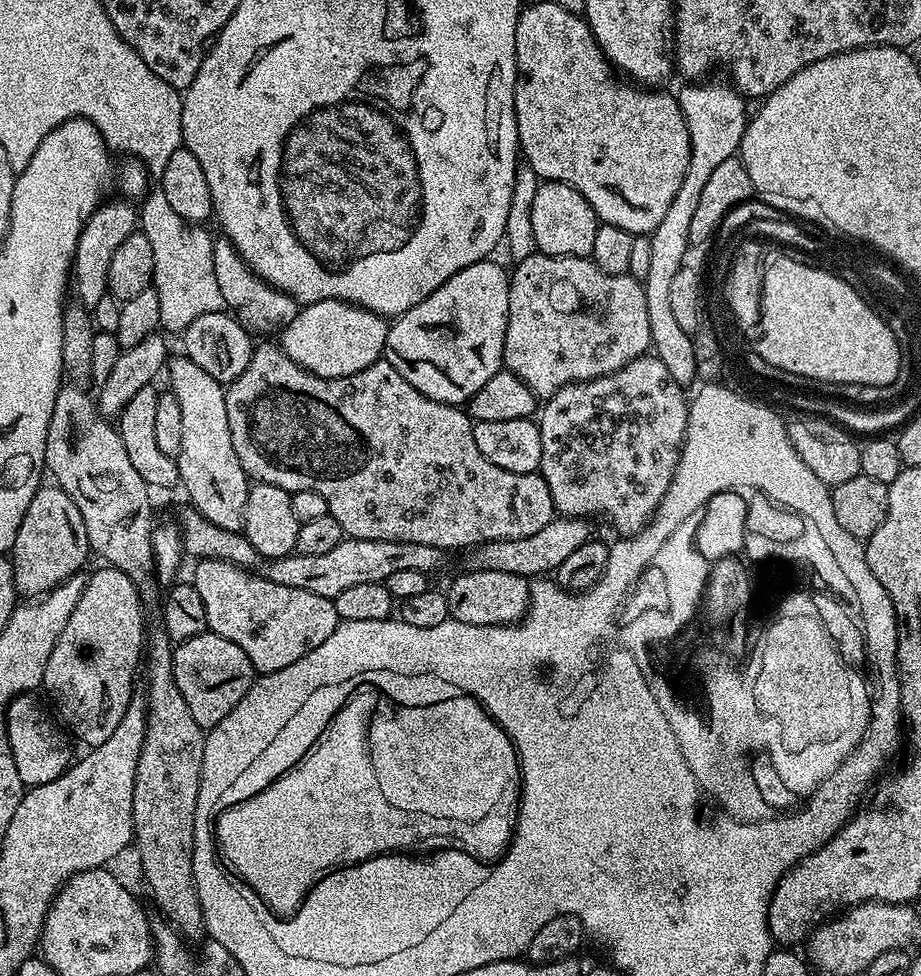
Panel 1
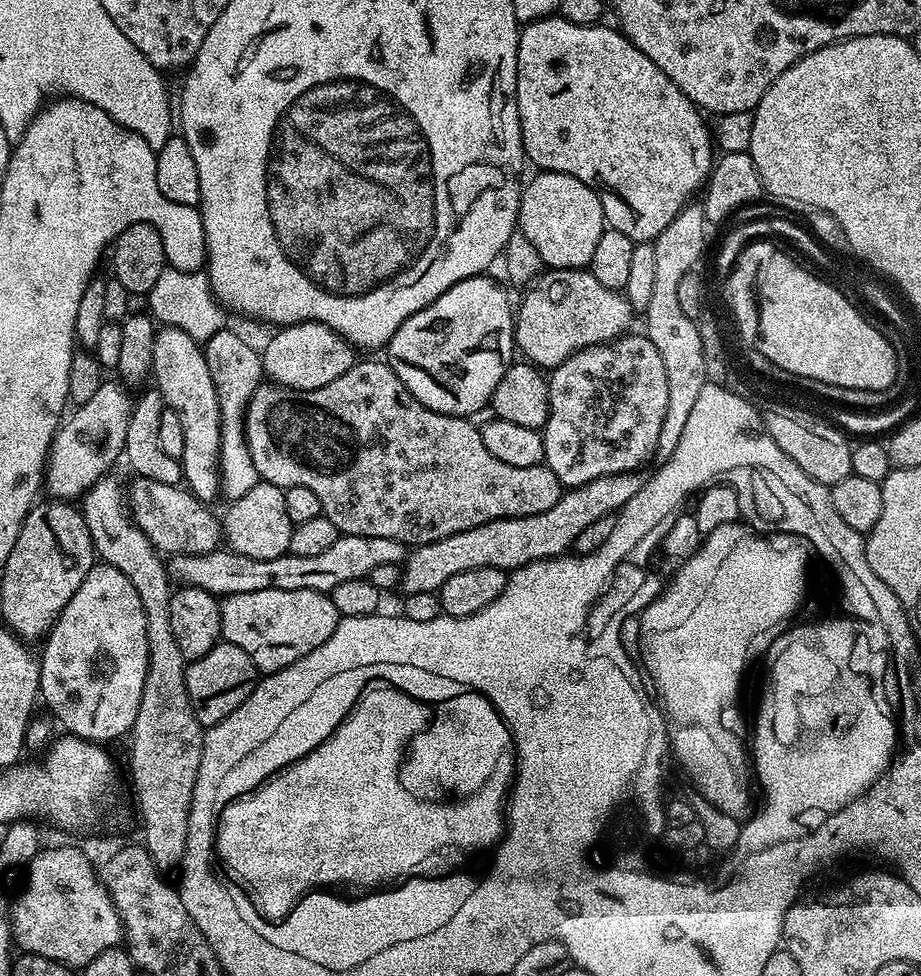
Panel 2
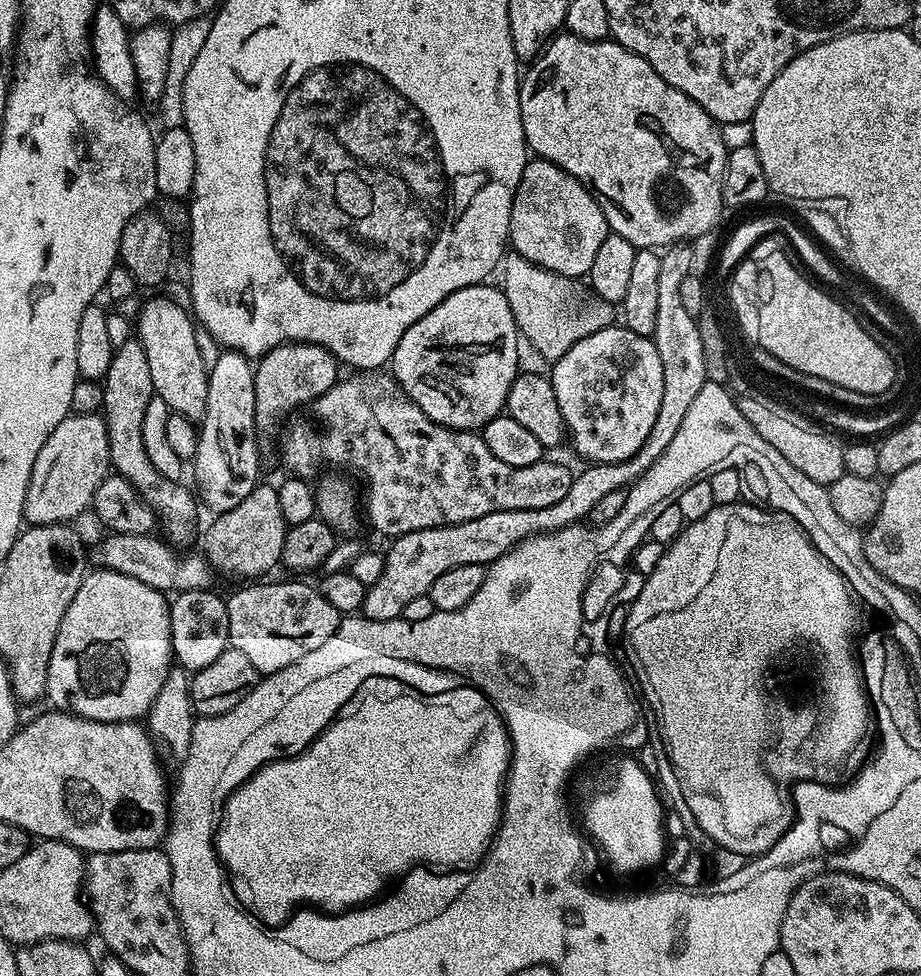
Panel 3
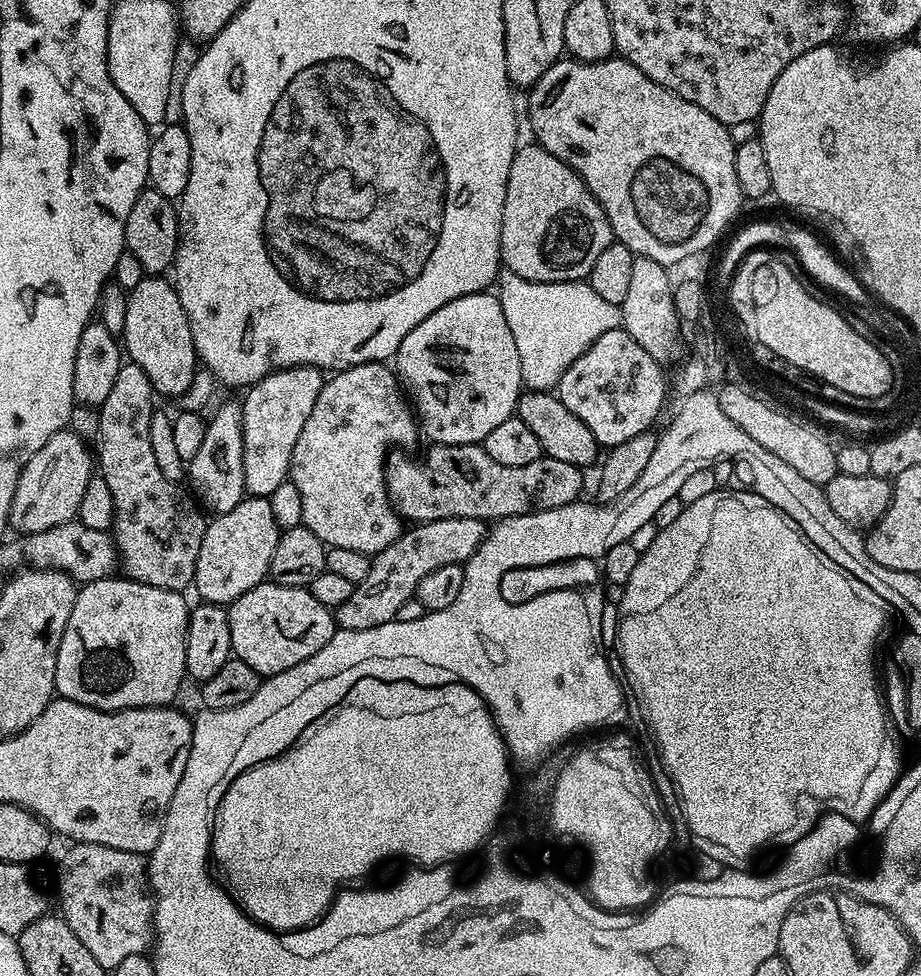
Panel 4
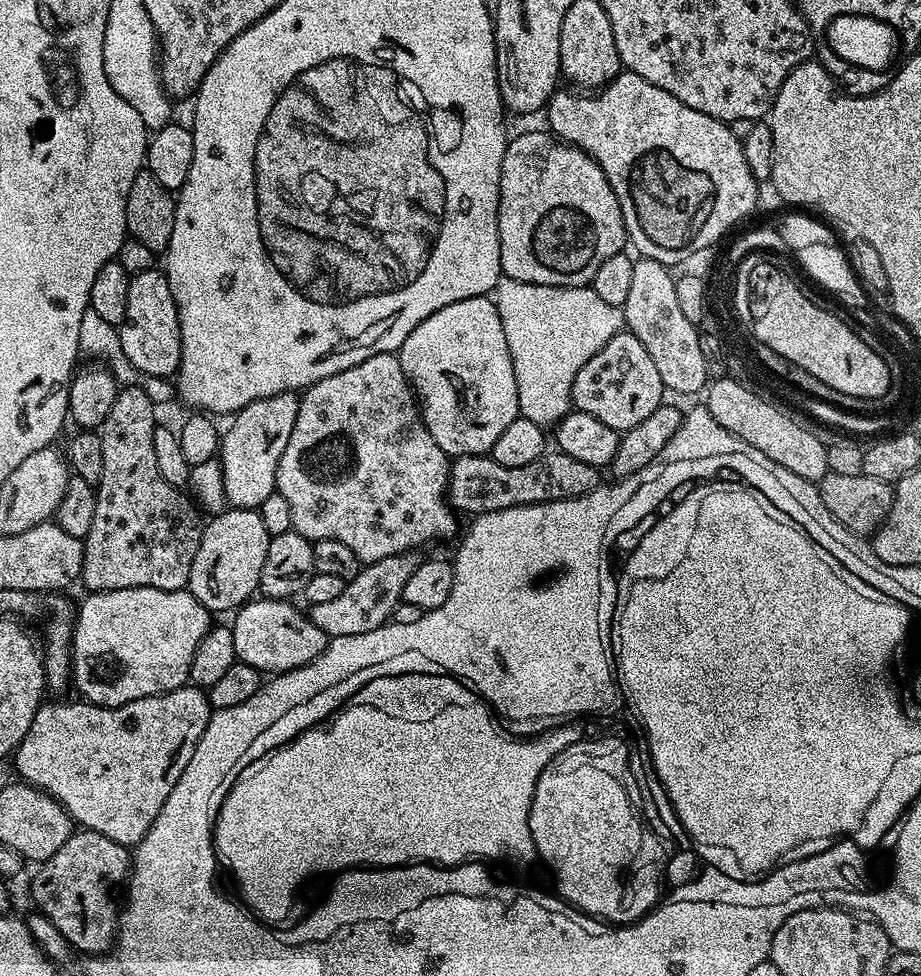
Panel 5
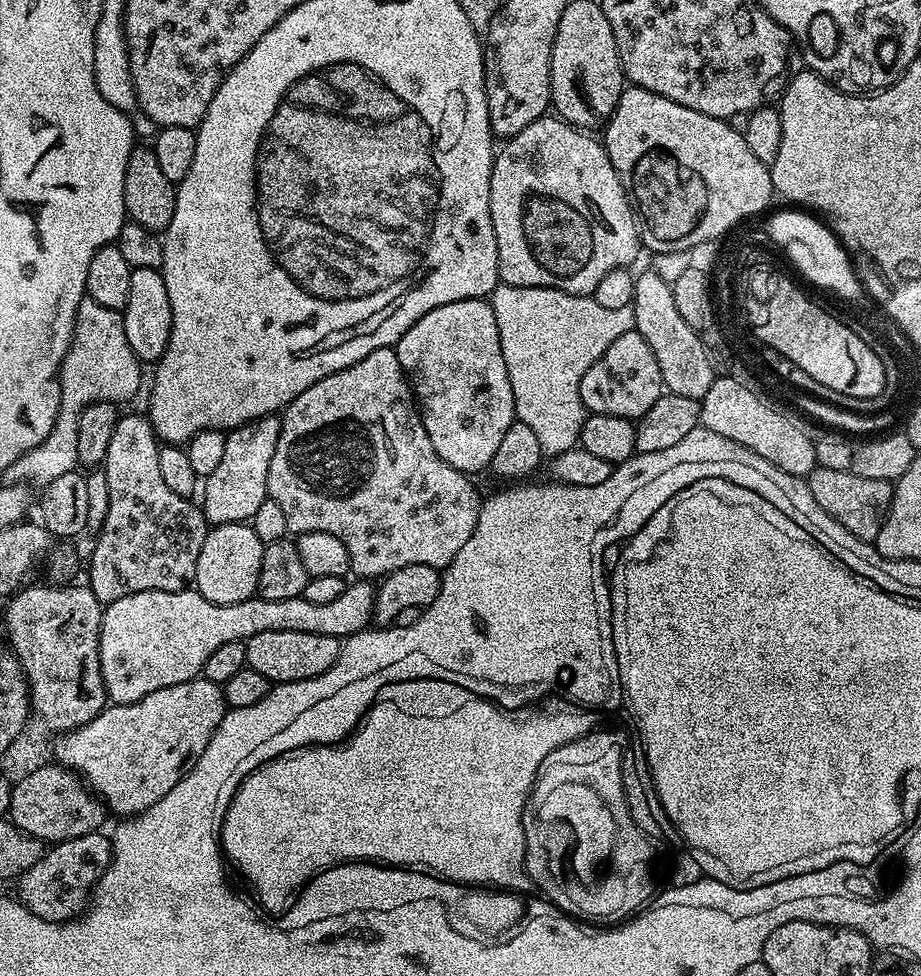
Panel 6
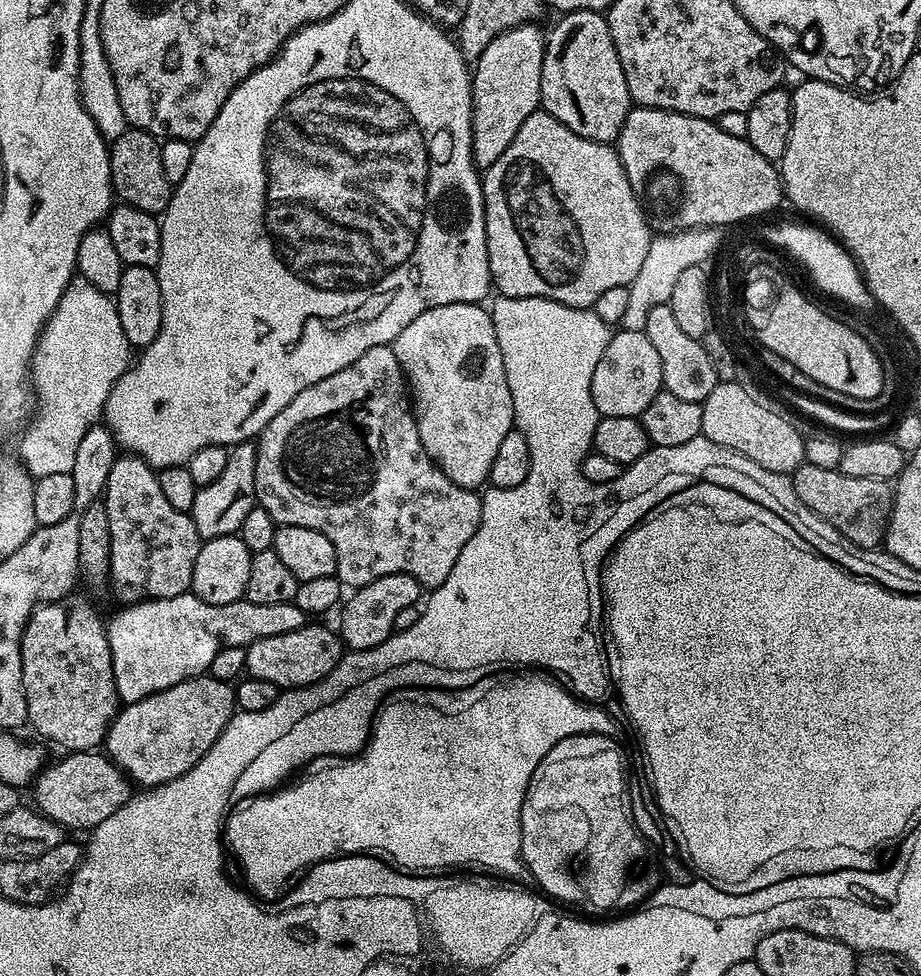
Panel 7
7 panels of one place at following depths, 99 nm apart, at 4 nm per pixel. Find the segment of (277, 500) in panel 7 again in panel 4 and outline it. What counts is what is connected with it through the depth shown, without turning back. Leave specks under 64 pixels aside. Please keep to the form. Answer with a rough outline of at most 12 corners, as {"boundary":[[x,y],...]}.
{"boundary":[[387,363],[325,379],[288,479],[303,527],[373,557],[402,531],[388,444],[418,420]]}

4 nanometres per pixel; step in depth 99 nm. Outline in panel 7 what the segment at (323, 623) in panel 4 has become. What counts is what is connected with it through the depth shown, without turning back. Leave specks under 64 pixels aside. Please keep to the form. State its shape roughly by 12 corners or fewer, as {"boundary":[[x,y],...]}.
{"boundary":[[320,622],[247,645],[248,676],[309,688],[346,649]]}

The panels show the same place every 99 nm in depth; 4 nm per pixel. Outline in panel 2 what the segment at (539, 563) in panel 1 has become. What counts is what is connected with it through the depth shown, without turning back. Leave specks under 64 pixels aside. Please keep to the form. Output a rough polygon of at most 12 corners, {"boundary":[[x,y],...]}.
{"boundary":[[640,470],[567,489],[542,514],[498,518],[407,553],[403,595],[462,570],[563,556],[642,490]]}

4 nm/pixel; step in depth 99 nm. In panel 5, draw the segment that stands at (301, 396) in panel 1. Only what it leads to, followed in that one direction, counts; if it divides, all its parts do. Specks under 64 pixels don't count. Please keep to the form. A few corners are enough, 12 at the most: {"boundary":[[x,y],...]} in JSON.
{"boundary":[[559,450],[527,466],[458,456],[446,499],[457,513],[573,500],[601,469]]}

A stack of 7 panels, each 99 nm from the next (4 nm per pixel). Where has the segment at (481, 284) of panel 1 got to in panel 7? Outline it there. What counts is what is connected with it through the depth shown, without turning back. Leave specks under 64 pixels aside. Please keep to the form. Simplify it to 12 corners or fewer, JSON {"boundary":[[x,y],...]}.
{"boundary":[[491,311],[392,341],[426,454],[479,489],[514,431]]}

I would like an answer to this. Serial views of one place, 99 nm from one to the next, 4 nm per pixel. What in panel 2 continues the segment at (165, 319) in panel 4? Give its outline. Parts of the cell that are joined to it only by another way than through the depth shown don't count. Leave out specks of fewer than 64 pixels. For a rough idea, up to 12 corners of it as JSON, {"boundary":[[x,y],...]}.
{"boundary":[[161,327],[151,379],[182,421],[182,480],[220,490],[220,416],[203,347]]}

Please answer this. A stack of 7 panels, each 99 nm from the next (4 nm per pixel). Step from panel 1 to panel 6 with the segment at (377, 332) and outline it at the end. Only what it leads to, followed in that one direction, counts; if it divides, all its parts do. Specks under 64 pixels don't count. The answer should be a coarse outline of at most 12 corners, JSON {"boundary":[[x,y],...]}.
{"boundary":[[280,416],[226,435],[203,477],[209,525],[242,524],[268,499]]}

